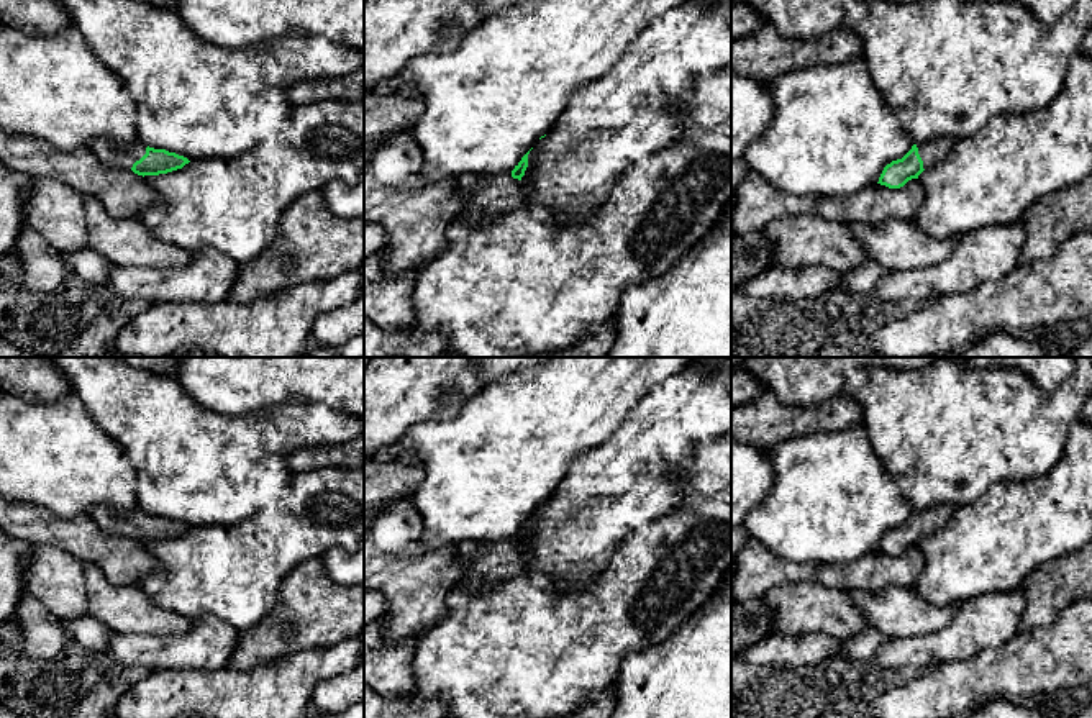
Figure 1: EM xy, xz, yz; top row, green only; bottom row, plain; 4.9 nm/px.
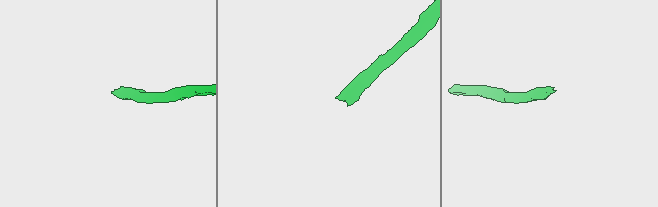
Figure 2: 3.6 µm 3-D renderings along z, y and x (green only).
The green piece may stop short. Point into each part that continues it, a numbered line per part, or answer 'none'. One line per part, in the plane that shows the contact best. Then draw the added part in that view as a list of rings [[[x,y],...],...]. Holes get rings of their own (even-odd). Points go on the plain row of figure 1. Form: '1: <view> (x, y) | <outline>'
1: xy (115, 522) | [[[139,507],[123,511],[118,508],[92,508],[90,516],[98,526],[115,536],[131,538],[133,531],[146,521],[146,511]]]

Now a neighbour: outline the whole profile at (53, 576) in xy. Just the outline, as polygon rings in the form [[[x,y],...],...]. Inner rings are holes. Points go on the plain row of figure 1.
[[[33,546],[31,561],[25,567],[25,585],[59,620],[87,613],[84,564],[59,546]]]

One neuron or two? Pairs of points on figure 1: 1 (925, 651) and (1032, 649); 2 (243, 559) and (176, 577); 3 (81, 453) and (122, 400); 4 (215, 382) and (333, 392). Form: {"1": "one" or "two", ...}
{"1": "two", "2": "one", "3": "two", "4": "one"}

